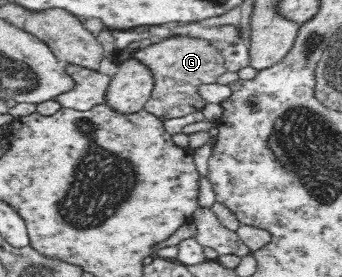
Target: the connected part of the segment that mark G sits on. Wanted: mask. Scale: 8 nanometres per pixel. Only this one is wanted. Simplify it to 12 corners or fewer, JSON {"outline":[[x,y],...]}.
{"outline":[[166,37],[134,57],[154,72],[143,109],[163,122],[201,111],[197,87],[227,70],[214,43]]}

